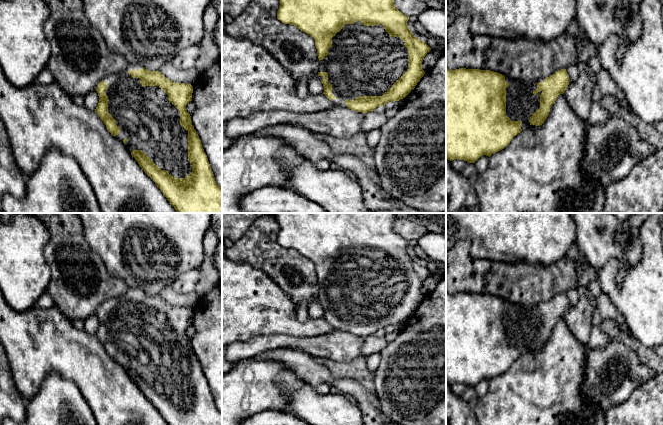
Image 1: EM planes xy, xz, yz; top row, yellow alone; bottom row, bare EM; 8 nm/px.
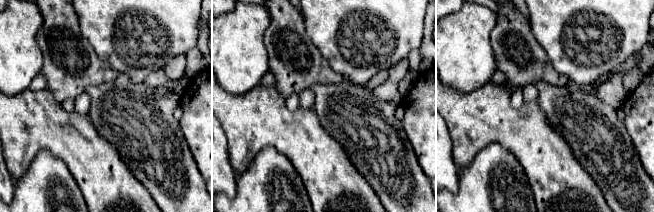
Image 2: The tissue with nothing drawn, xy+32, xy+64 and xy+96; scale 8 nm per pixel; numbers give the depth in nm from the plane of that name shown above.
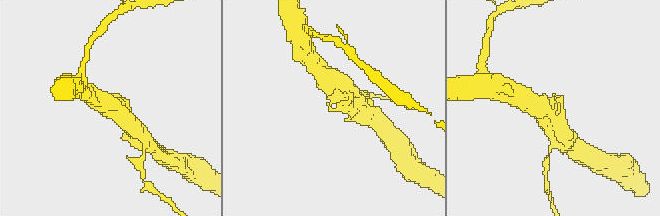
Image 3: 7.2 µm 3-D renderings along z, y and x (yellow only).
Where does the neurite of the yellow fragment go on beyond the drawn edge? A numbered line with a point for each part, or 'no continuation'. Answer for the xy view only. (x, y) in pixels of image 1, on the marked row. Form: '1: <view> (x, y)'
1: xy (151, 123)

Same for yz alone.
1: yz (520, 101)

